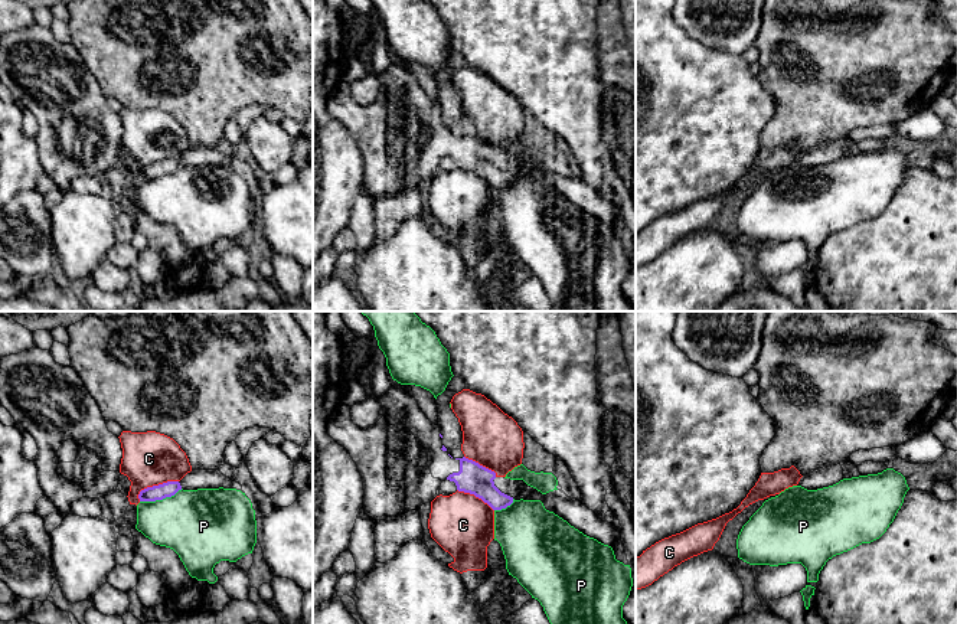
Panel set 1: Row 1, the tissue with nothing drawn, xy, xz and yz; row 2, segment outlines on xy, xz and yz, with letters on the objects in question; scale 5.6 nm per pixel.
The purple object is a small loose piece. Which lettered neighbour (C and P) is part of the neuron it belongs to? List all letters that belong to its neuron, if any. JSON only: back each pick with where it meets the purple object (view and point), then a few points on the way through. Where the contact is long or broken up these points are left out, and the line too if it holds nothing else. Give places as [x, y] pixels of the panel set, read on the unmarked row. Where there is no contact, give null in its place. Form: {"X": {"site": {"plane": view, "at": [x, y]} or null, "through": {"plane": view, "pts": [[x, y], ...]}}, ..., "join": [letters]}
{"join": []}

